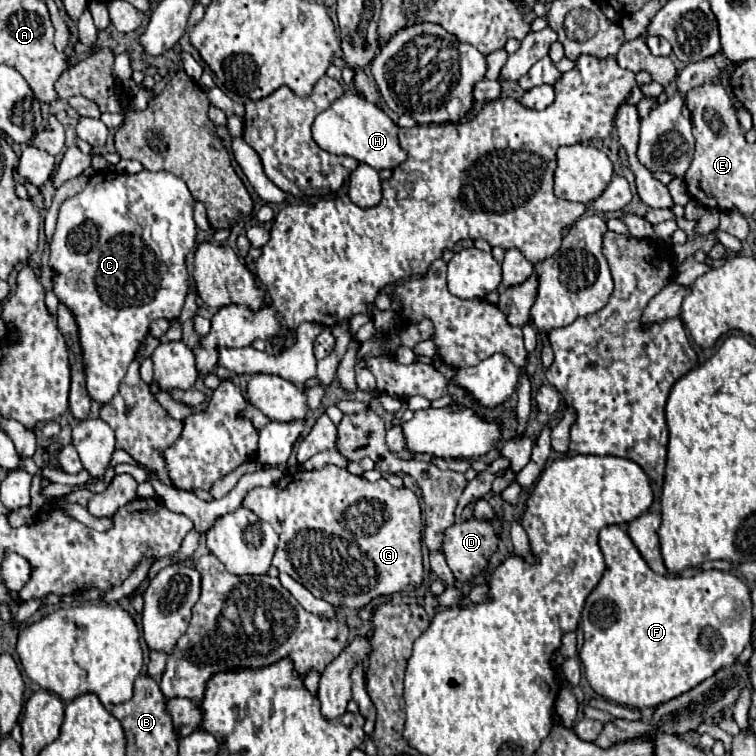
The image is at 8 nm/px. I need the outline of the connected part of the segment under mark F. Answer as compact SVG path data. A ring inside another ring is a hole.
M620 526L600 530L600 548L606 558L606 572L586 598L580 620L584 644L578 652L586 680L598 696L628 708L656 708L698 686L742 654L752 632L752 602L750 590L732 572L698 570L692 576L660 576L650 570Z

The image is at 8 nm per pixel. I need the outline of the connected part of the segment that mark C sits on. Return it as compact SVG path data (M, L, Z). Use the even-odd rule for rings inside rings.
M142 170L140 174L120 174L120 172L96 172L94 176L90 176L86 188L68 198L62 206L60 206L60 214L58 214L58 224L56 224L56 232L50 244L50 268L56 272L52 276L52 292L58 296L58 300L72 312L76 326L78 326L78 338L80 338L80 348L82 348L82 362L84 362L84 376L86 376L86 390L88 396L92 400L96 400L98 404L106 404L112 400L112 396L118 390L120 380L124 378L130 362L134 360L140 344L144 342L144 338L148 336L148 328L152 324L152 320L156 318L178 318L180 310L184 306L186 300L186 292L189 289L188 270L186 270L186 254L196 245L196 229L197 225L194 222L194 198L186 186L184 180L176 178L174 174L168 172L148 172ZM146 282L160 282L154 284L154 290L146 290Z

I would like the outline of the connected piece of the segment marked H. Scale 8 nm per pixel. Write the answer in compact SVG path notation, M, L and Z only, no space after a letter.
M346 92L328 110L324 110L312 126L312 136L316 144L326 152L352 156L358 162L366 162L374 170L384 170L384 168L394 170L406 160L406 152L398 142L398 126L394 124L394 120L376 104L362 98L360 94Z

